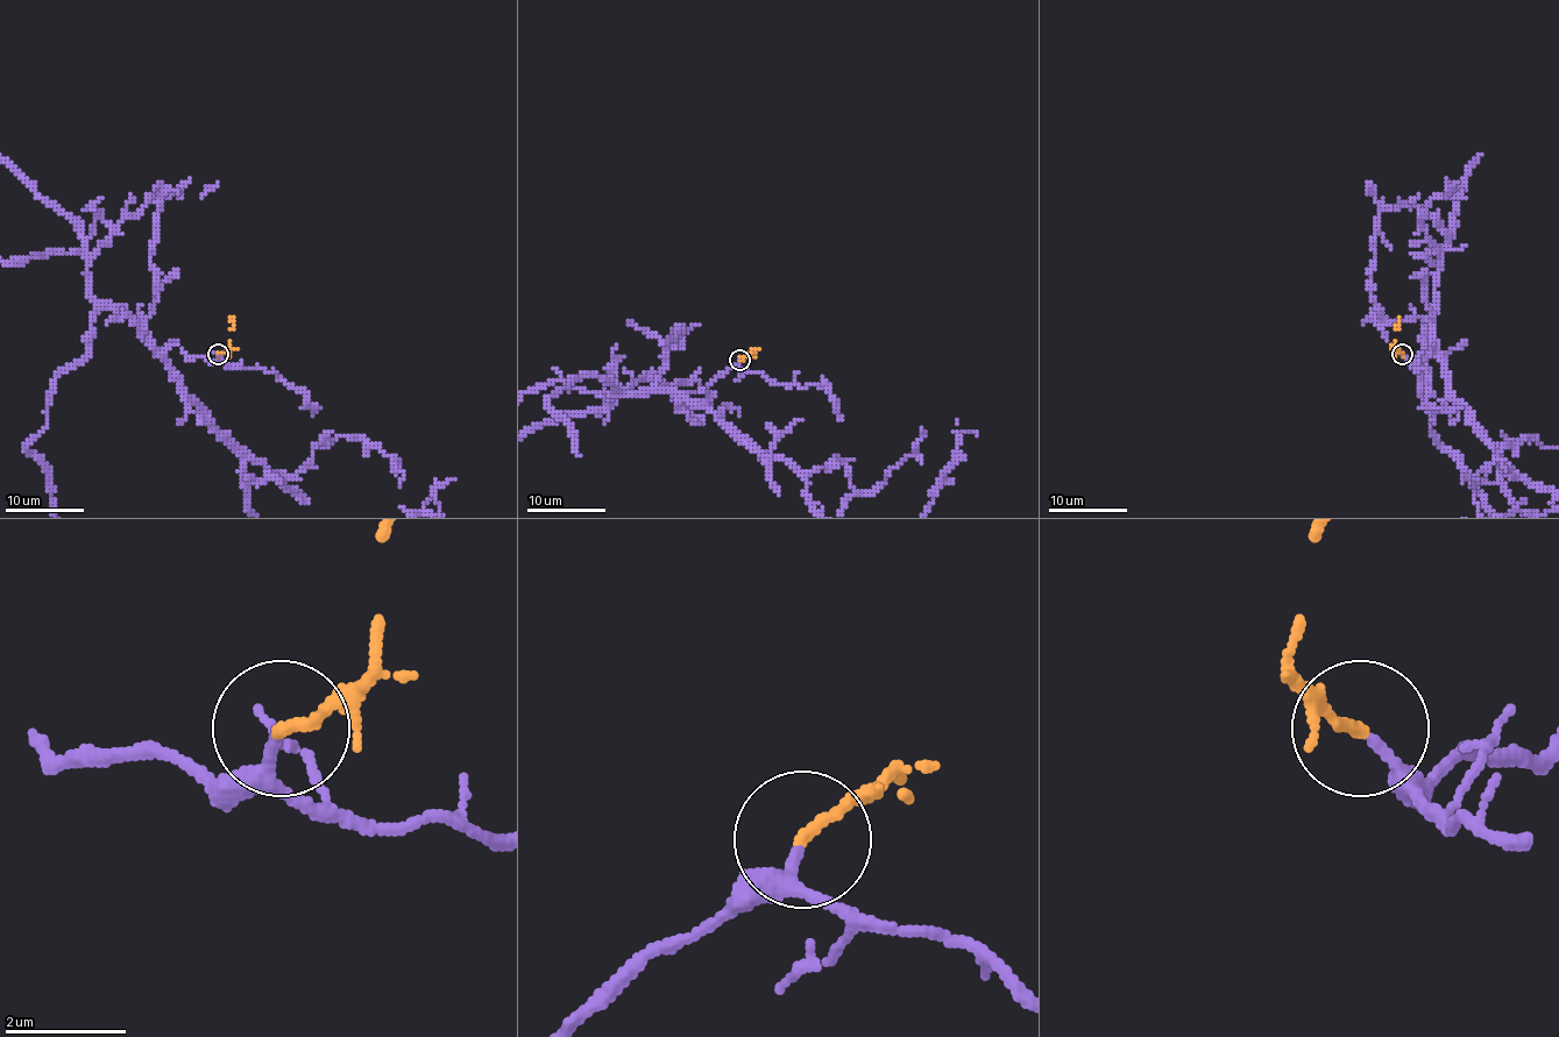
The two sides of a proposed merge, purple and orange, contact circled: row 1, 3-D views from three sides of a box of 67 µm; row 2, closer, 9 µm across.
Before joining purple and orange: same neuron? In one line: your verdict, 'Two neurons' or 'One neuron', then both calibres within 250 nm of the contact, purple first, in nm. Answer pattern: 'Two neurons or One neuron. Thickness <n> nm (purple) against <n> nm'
One neuron. Thickness 140 nm (purple) against 190 nm

